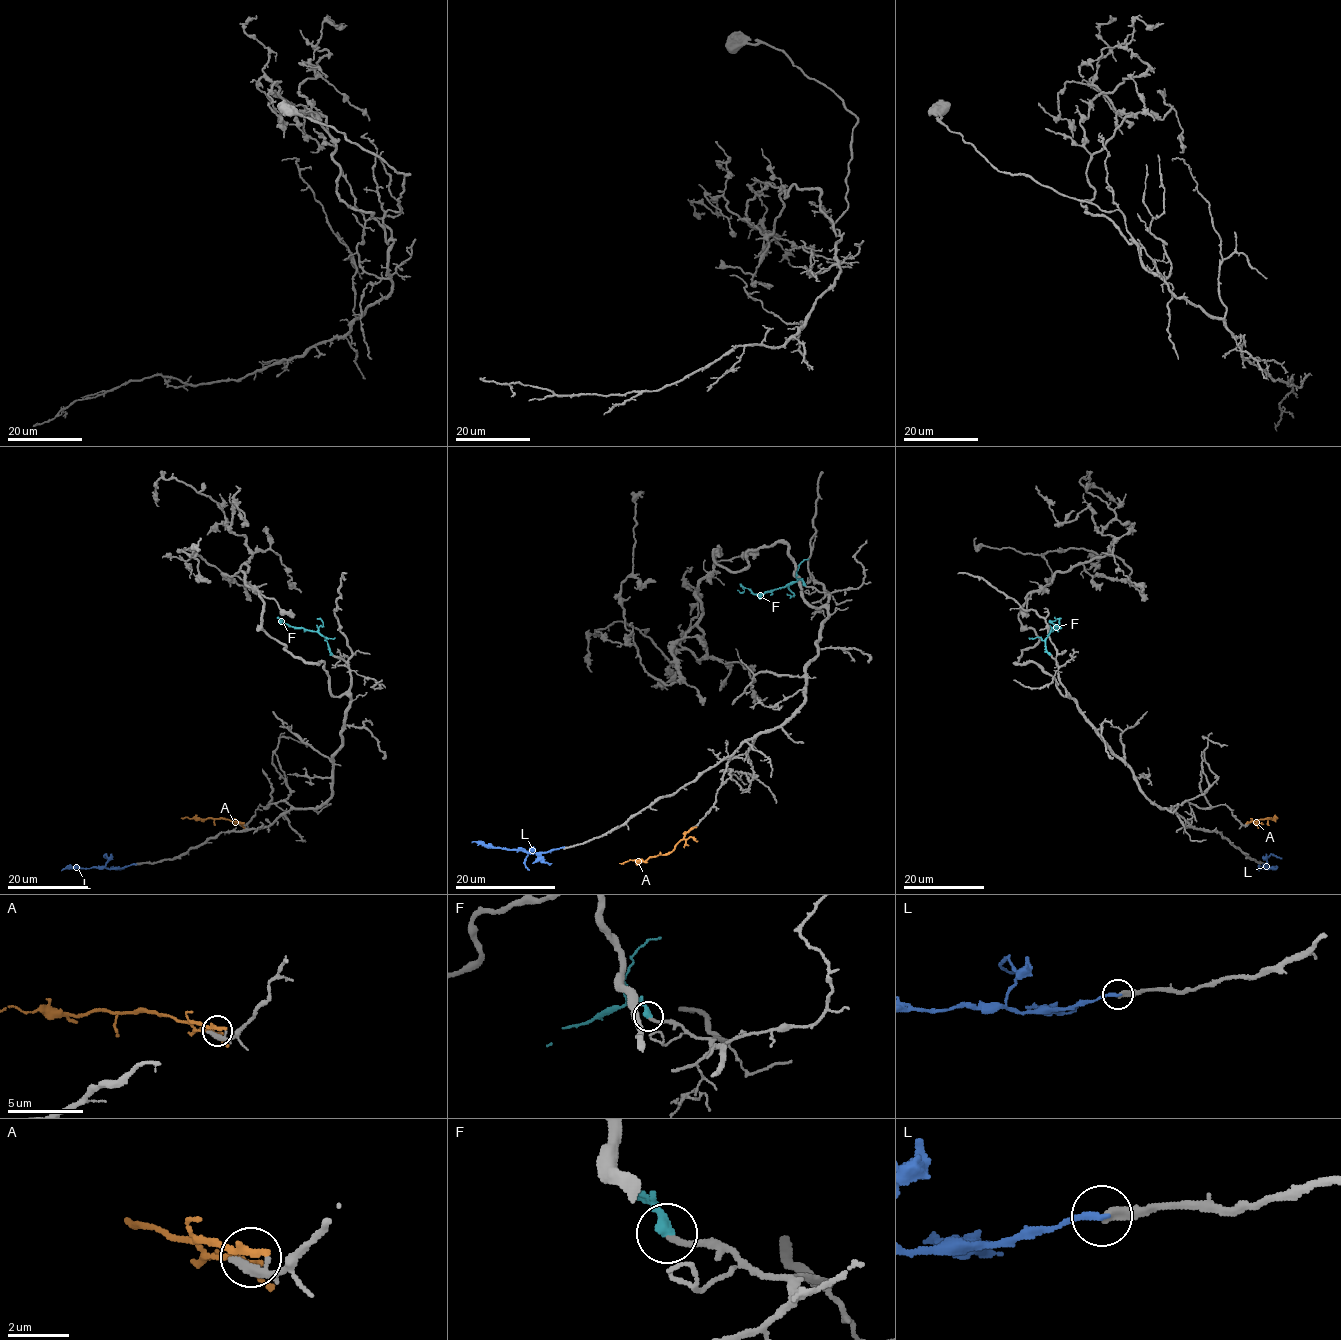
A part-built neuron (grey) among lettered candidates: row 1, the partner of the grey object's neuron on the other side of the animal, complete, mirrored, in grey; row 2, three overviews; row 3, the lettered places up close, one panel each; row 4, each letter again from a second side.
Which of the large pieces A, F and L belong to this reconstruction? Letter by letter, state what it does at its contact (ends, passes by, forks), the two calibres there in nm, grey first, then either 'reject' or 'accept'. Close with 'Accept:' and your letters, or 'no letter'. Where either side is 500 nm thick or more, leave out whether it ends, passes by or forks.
A: it ends | 380/280 nm | reject
F: it ends | 190/360 nm | accept
L: it ends | 340/180 nm | reject
Accept: F

